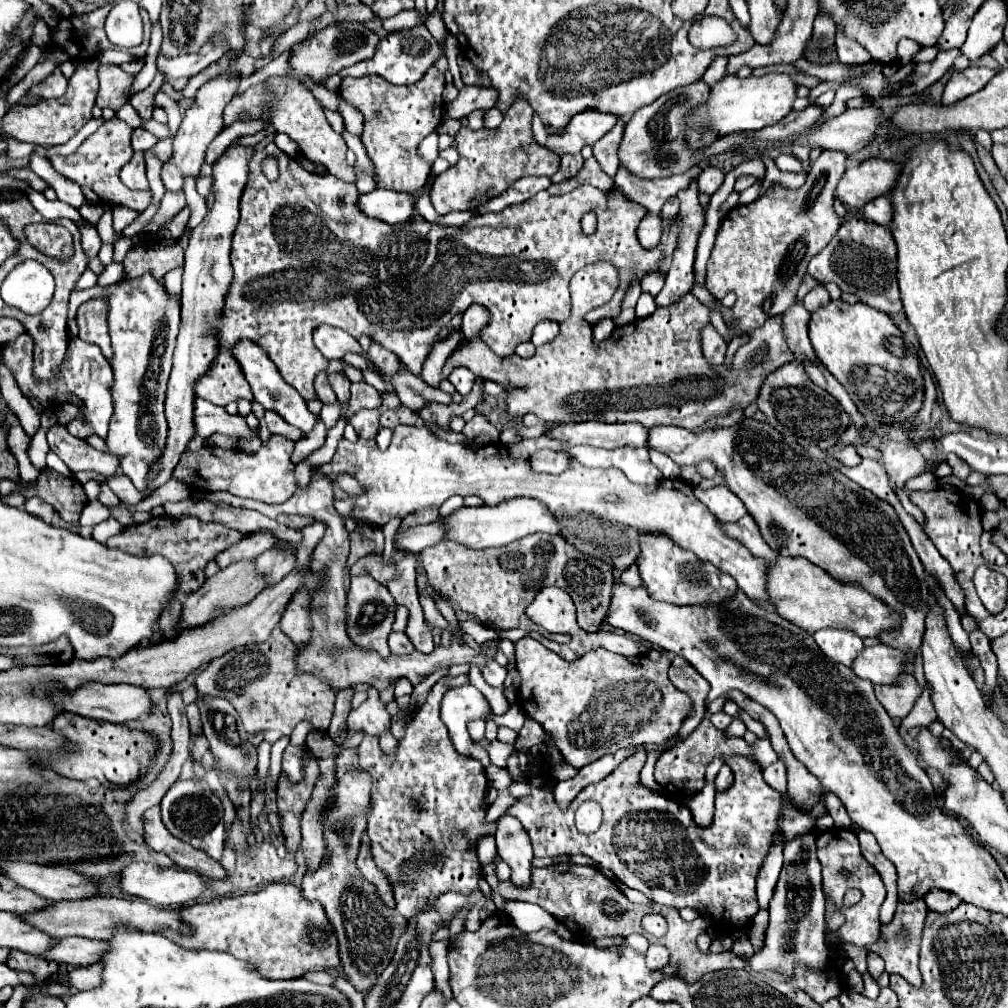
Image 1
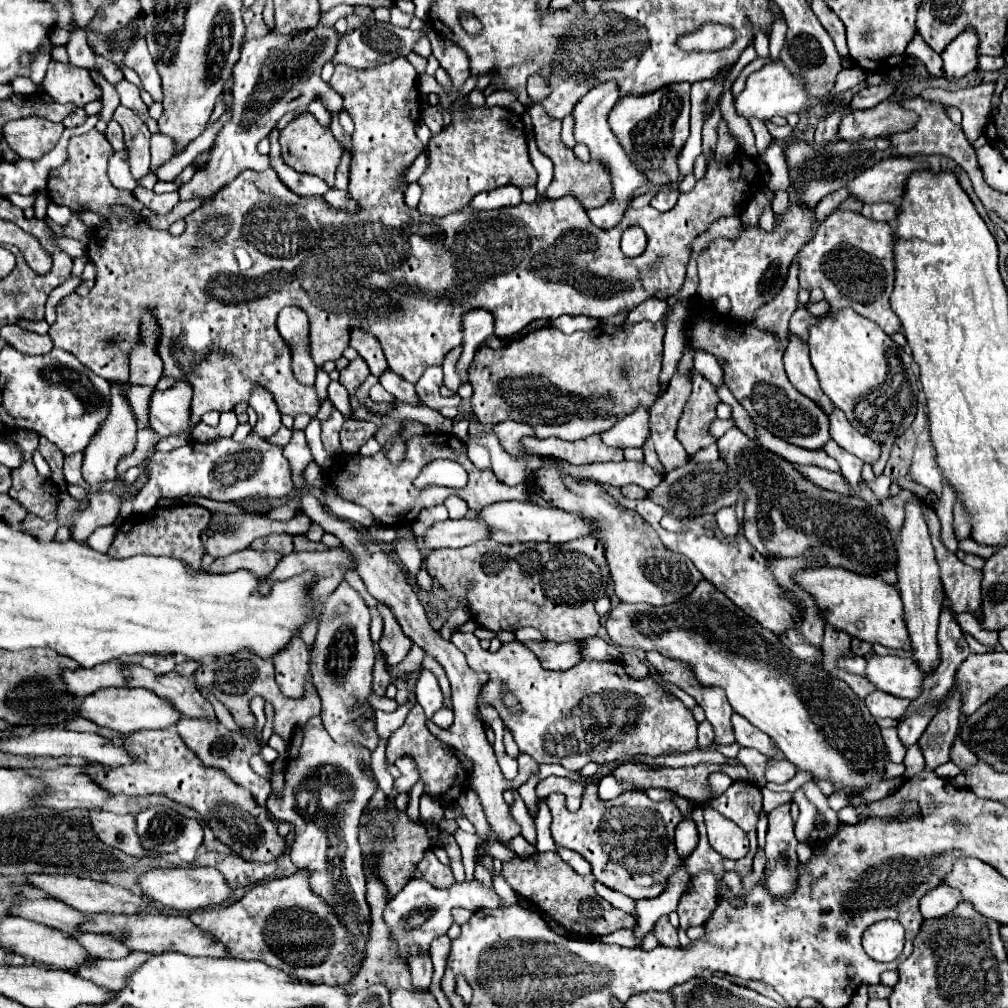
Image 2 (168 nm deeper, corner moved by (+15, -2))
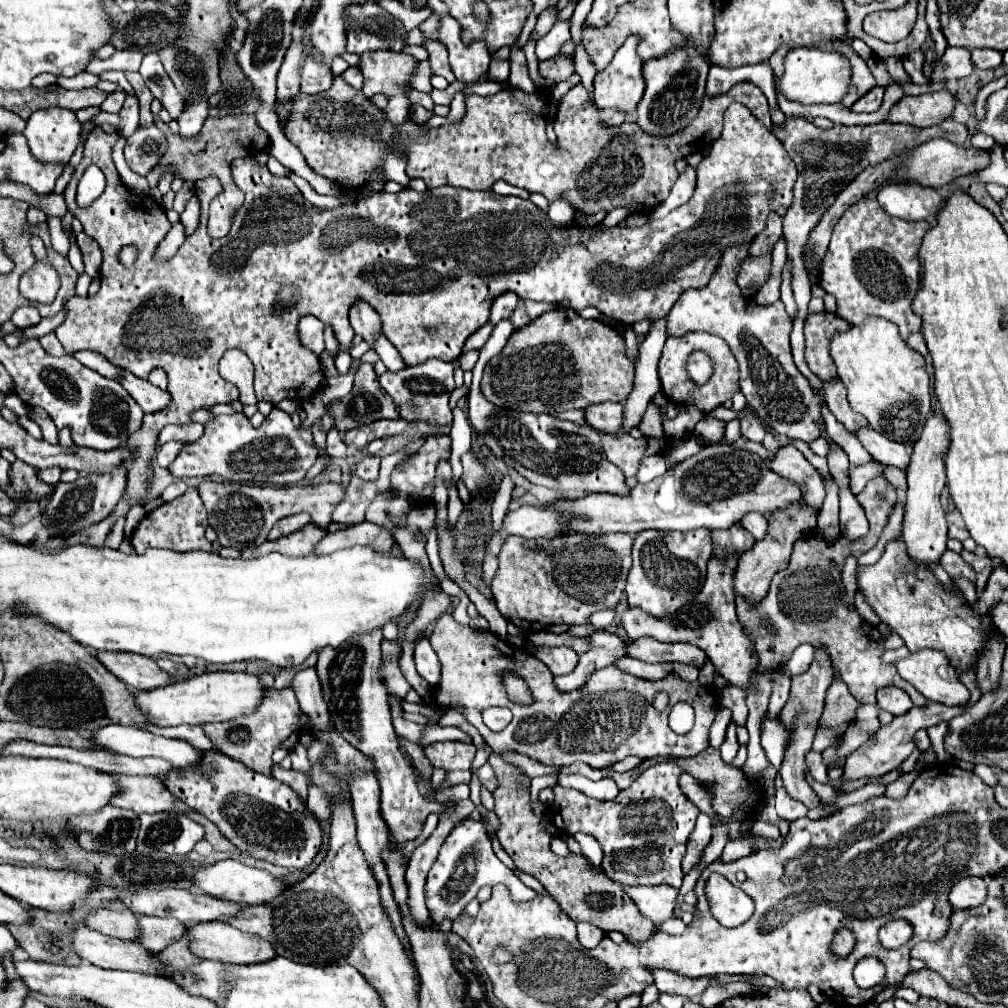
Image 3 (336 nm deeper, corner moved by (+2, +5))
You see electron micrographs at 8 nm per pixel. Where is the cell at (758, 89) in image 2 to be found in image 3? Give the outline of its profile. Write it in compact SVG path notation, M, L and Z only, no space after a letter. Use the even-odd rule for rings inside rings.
M799 47L787 53L783 67L785 71L777 81L777 89L789 101L811 105L811 103L839 103L845 97L851 69L849 69L849 61L845 61L845 57L841 57L839 53Z

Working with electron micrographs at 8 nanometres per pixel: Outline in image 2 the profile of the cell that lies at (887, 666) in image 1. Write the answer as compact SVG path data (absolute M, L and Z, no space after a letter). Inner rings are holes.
M872 656L866 674L878 690L908 700L916 700L922 694L922 682L926 678L910 656Z

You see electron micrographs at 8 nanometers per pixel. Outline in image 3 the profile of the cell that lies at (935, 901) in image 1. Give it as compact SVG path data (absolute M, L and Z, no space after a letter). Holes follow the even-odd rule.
M965 877L957 883L953 883L953 889L949 891L949 903L953 909L969 909L977 907L985 901L987 895L987 883L981 877Z

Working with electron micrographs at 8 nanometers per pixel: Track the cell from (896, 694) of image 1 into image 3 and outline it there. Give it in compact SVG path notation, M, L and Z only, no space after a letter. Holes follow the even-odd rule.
M883 687L877 691L877 705L893 715L903 715L913 707L913 701L899 687Z

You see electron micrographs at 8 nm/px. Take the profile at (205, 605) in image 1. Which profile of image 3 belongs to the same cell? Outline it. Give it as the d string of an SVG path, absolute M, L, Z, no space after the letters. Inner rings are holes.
M315 523L305 525L303 529L295 531L291 537L281 537L275 541L265 541L261 543L257 549L253 549L253 557L259 555L267 555L267 553L281 553L287 557L299 557L299 555L307 555L313 551L313 547L319 543L319 539L325 535L327 531L317 527Z

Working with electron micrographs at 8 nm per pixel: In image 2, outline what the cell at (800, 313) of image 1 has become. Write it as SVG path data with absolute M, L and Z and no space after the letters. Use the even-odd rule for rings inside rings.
M794 334L788 336L788 342L790 344L788 344L786 354L784 354L784 366L786 366L788 378L792 380L796 390L800 390L804 396L814 400L820 408L824 408L826 416L830 416L834 410L834 404L820 390L816 370L812 368L812 362L808 356L808 346L800 338L796 338Z

